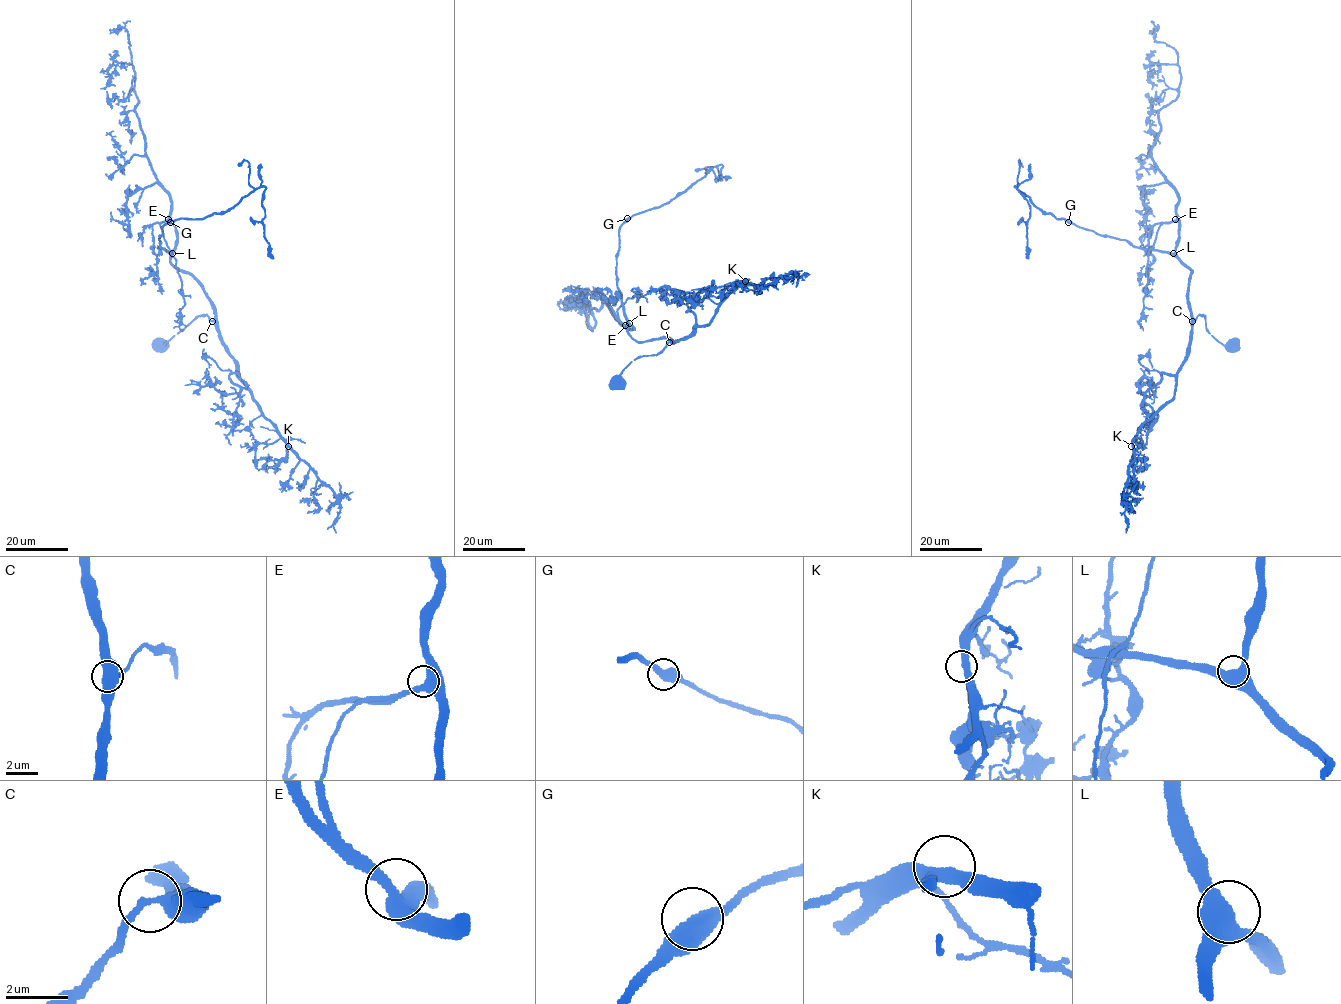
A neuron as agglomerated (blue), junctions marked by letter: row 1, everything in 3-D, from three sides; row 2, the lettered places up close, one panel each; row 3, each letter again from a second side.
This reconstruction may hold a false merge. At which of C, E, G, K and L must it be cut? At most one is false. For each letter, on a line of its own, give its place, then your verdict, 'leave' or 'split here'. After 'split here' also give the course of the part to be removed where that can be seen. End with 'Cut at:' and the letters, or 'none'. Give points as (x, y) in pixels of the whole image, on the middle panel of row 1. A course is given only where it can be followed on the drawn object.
C: at (669, 342); leave
E: at (625, 325); leave
G: at (627, 218); leave
K: at (745, 281); leave
L: at (629, 323); leave
Cut at: none

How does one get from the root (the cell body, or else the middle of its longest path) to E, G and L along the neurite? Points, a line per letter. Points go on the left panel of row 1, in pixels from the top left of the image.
E: (161, 343), (198, 316), (210, 320), (215, 316), (204, 288), (171, 262), (176, 229), (168, 219)
G: (161, 343), (198, 316), (210, 320), (215, 316), (204, 288), (179, 270), (160, 246), (162, 227), (170, 222)
L: (161, 343), (198, 316), (206, 315), (210, 320), (215, 316), (214, 305), (204, 288), (171, 262), (172, 253)

